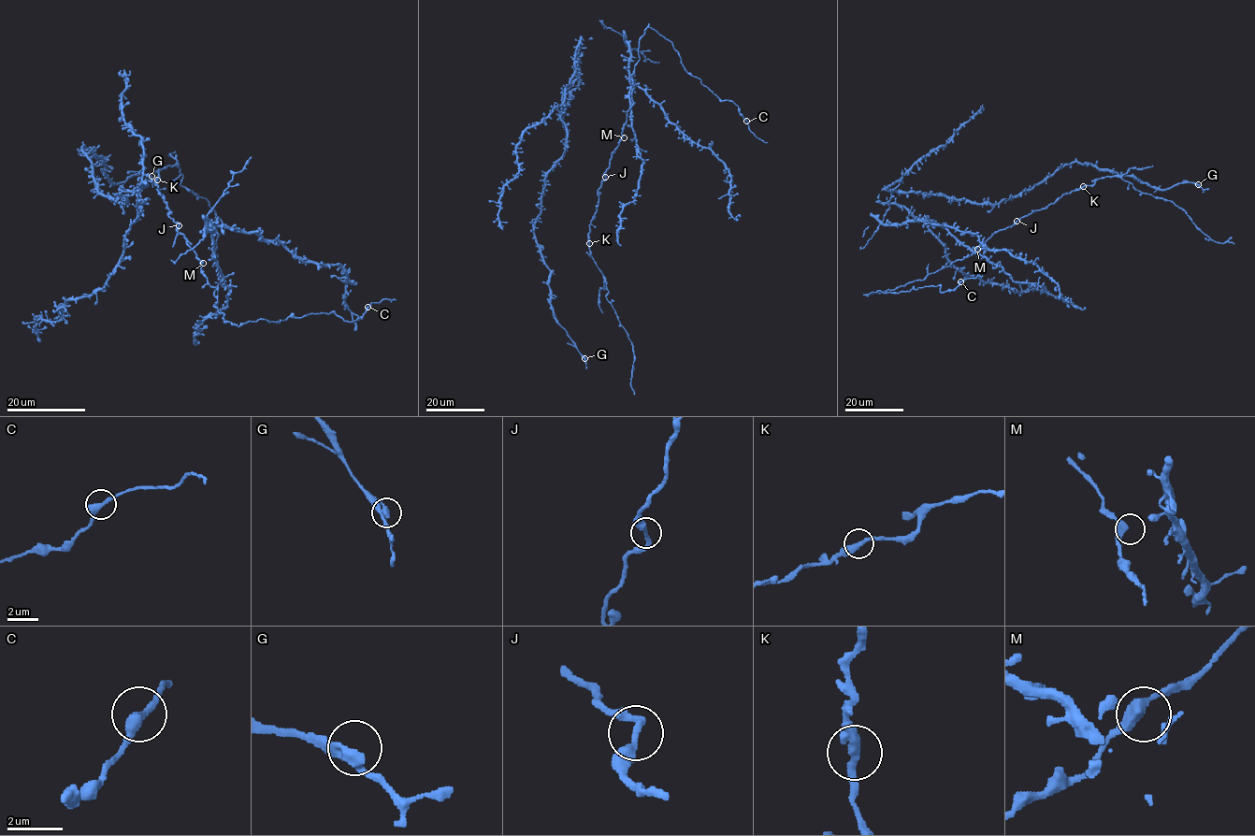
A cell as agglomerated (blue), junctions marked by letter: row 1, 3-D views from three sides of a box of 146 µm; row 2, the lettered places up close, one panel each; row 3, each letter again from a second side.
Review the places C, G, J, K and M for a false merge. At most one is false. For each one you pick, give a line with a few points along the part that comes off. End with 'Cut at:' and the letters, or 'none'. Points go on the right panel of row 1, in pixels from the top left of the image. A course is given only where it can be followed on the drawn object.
K: (1083, 186), (1091, 185), (1102, 178), (1118, 176), (1136, 190), (1171, 201), (1211, 238), (1234, 244)
Cut at: K

